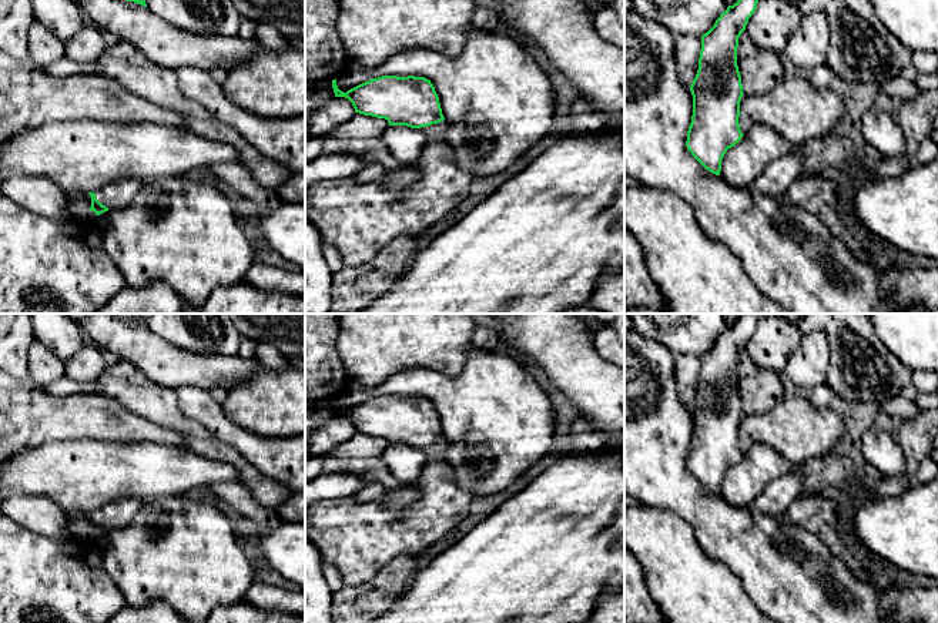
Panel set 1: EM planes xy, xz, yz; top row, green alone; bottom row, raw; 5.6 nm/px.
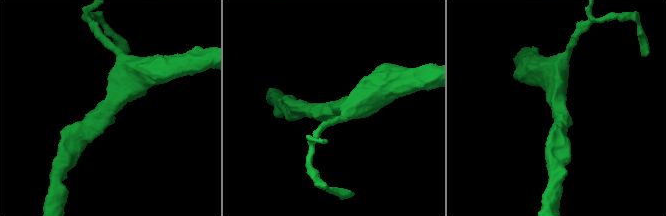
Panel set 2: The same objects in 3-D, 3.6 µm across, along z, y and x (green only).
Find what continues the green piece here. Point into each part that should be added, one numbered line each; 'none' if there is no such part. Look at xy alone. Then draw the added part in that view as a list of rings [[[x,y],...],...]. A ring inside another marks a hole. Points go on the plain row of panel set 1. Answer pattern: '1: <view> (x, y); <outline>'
1: xy (119, 513); [[[123,498],[103,506],[94,513],[96,518],[108,529],[125,527],[133,522],[143,505],[144,500],[141,499]]]

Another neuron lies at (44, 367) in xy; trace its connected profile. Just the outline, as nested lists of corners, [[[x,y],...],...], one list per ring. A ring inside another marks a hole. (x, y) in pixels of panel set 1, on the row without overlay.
[[[33,341],[29,351],[30,376],[37,385],[48,385],[64,376],[64,361],[57,358],[38,341]]]

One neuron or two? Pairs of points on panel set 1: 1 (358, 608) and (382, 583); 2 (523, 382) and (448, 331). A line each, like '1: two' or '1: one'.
1: one
2: two

